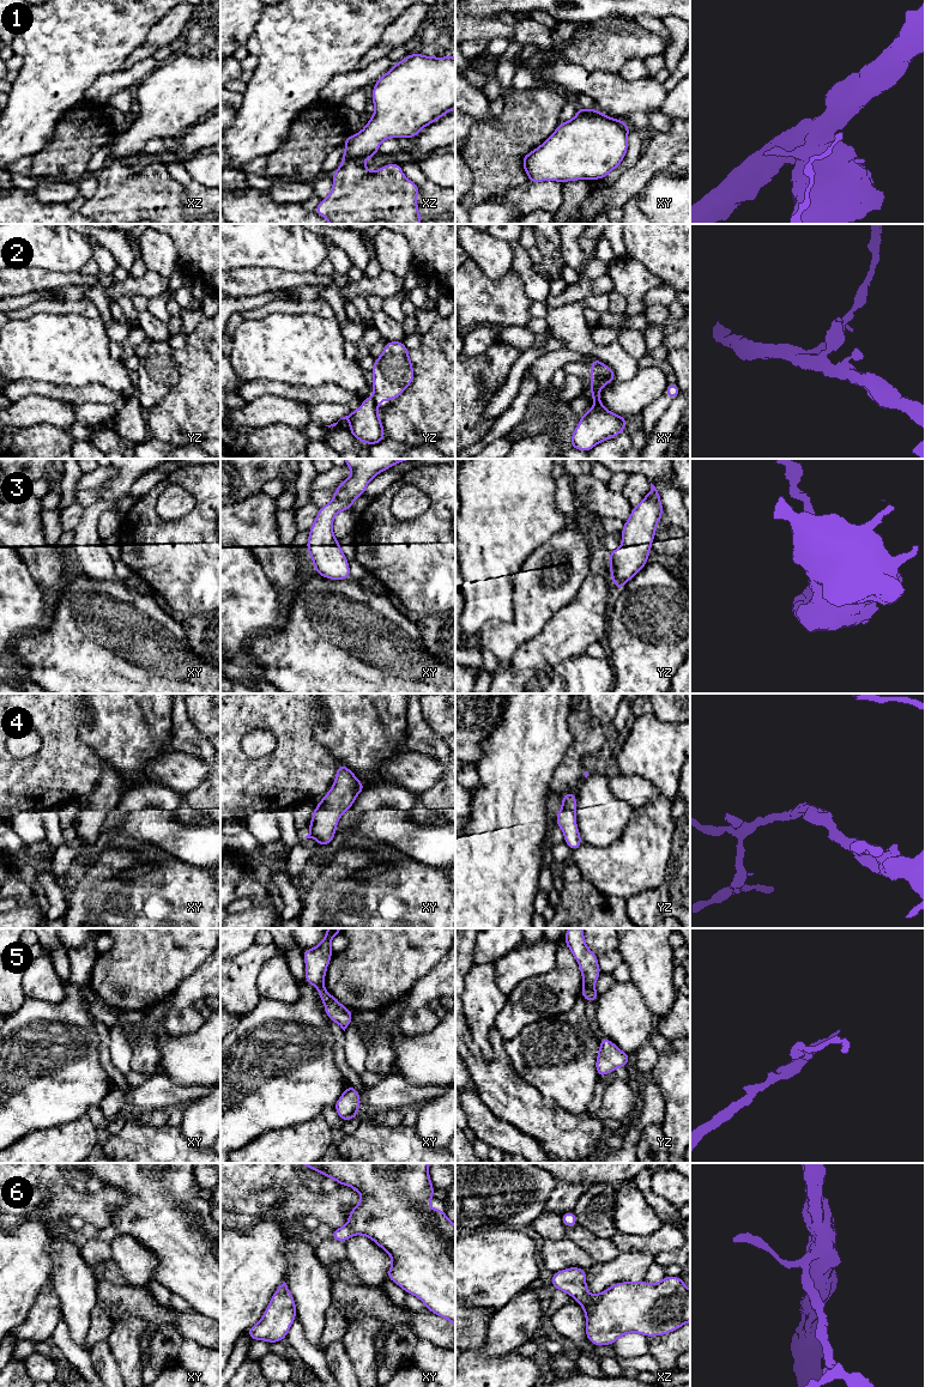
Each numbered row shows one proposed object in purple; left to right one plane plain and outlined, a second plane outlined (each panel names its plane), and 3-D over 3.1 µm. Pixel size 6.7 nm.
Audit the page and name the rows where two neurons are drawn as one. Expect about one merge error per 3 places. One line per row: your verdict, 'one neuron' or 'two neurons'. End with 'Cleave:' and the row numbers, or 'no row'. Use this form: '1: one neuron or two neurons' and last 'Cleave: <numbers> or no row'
1: two neurons
2: two neurons
3: one neuron
4: one neuron
5: two neurons
6: one neuron
Cleave: 1, 2, 5

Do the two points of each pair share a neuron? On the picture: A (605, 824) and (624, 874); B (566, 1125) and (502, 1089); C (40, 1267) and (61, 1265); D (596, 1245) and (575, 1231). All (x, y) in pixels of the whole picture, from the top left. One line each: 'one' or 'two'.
A: two
B: one
C: two
D: one

